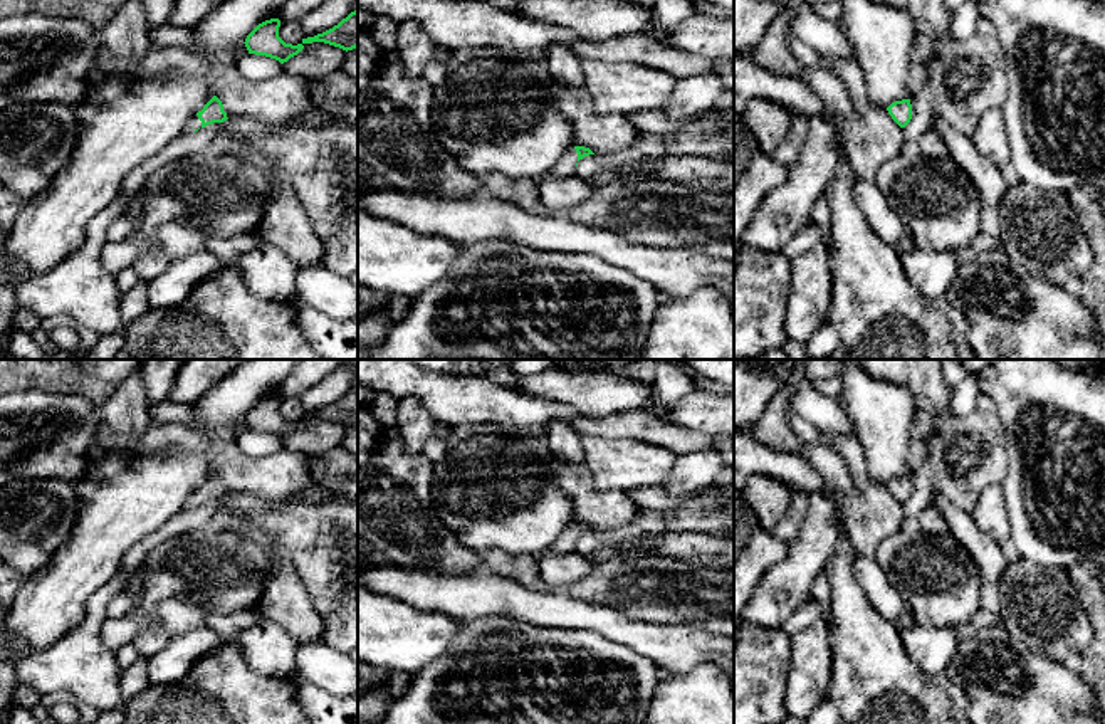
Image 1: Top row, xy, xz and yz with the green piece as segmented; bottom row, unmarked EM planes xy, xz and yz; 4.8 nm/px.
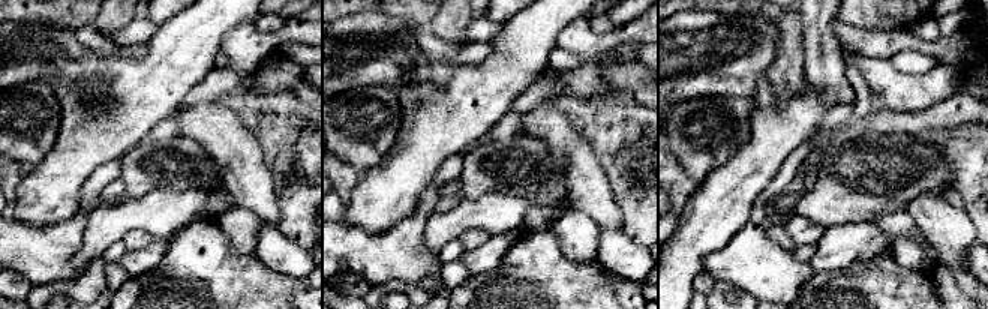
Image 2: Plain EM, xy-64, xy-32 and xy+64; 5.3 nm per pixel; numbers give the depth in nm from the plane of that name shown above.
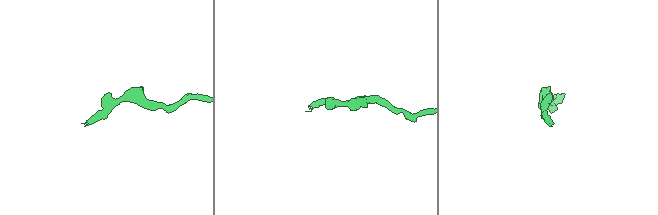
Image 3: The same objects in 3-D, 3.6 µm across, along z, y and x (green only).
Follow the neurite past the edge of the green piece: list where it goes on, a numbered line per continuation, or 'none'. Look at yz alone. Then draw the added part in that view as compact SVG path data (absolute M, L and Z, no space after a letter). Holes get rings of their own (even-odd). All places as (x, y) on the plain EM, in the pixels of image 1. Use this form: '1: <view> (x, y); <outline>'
none

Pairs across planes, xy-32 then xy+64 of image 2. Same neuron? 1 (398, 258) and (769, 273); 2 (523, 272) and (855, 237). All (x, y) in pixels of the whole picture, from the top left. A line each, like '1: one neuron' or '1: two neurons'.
1: one neuron
2: two neurons

